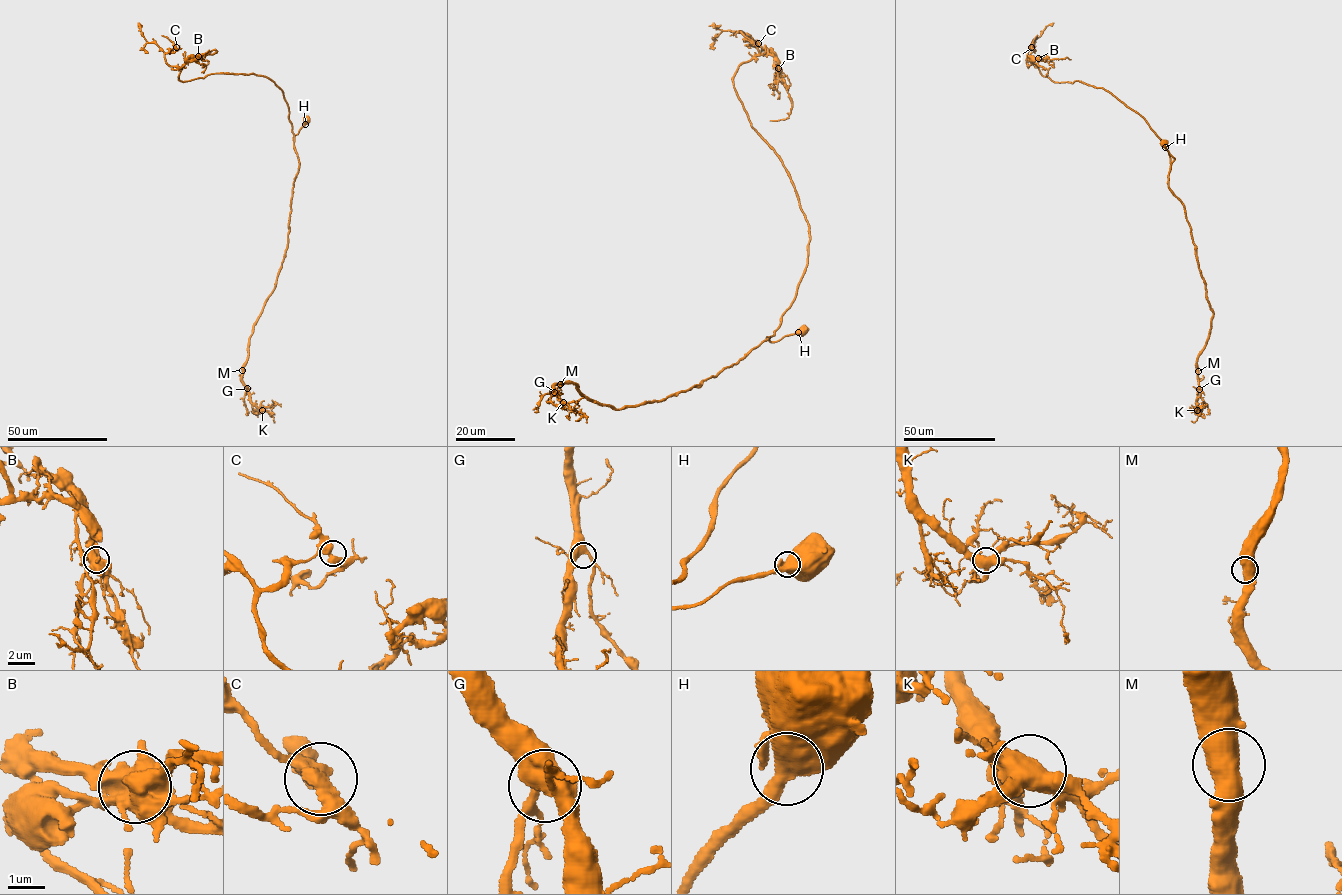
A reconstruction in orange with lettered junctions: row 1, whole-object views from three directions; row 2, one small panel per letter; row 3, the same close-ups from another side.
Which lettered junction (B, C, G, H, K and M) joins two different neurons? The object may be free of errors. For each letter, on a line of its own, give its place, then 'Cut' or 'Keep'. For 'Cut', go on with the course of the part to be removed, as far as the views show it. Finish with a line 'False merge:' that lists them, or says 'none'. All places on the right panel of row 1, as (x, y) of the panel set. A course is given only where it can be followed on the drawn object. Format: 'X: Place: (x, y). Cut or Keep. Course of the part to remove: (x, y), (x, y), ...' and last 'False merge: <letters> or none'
B: Place: (1038, 58). Cut. Course of the part to remove: (1038, 58), (1071, 59)
C: Place: (1031, 47). Keep
G: Place: (1199, 389). Keep
H: Place: (1165, 147). Keep
K: Place: (1197, 410). Keep
M: Place: (1198, 371). Keep
False merge: B

